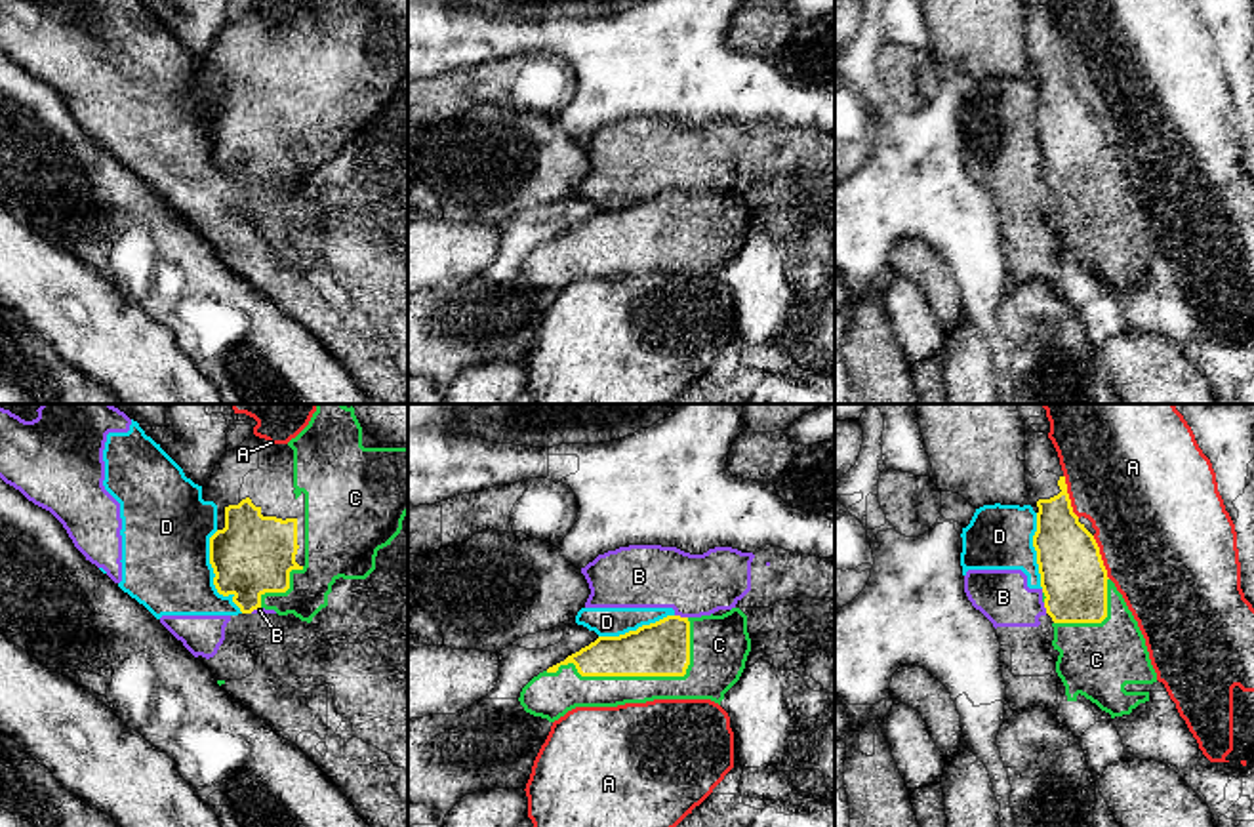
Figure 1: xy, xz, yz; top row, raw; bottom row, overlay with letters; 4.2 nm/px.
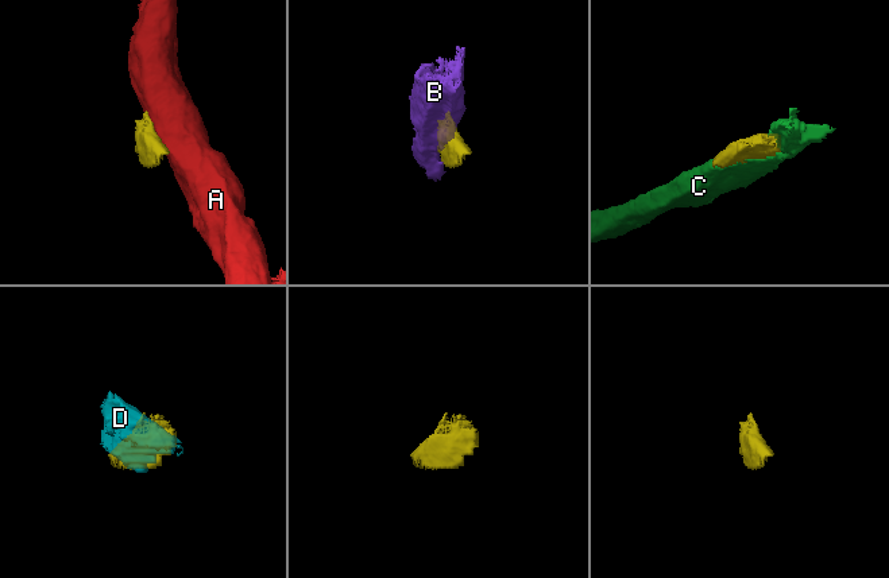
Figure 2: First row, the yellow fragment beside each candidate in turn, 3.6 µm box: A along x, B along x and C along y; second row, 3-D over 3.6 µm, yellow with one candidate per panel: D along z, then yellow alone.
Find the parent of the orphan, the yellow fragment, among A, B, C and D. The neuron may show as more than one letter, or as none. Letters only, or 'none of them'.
C

